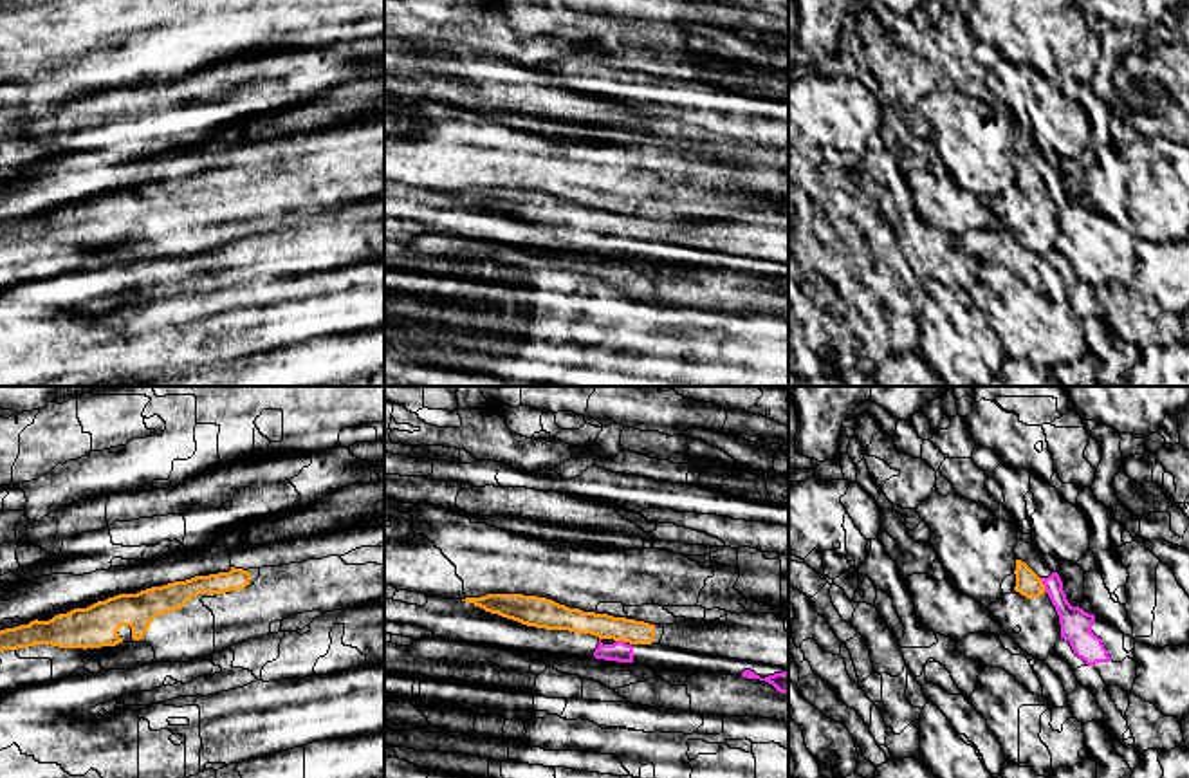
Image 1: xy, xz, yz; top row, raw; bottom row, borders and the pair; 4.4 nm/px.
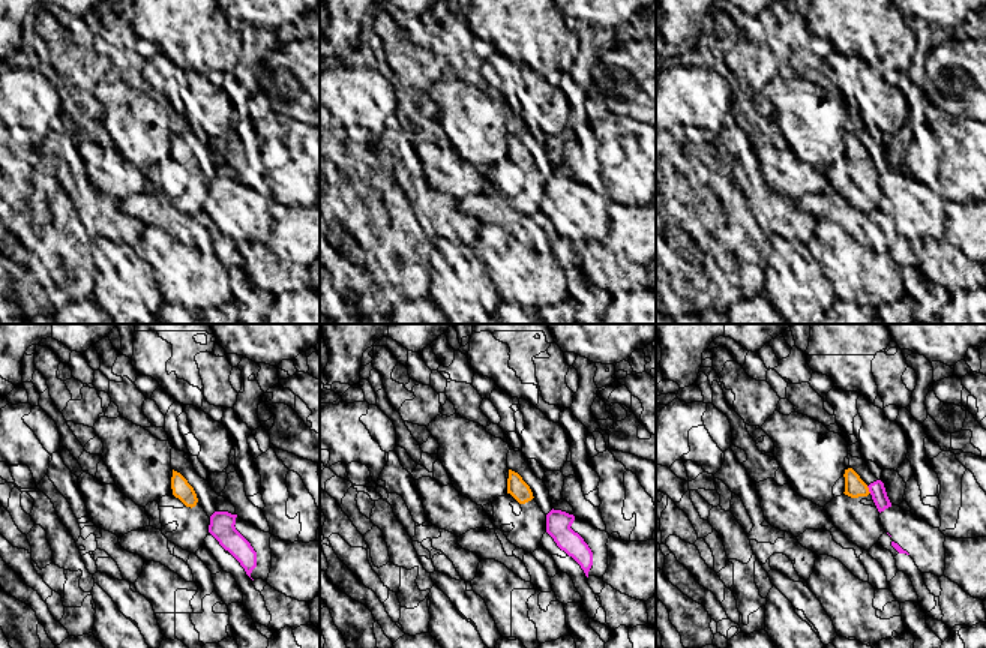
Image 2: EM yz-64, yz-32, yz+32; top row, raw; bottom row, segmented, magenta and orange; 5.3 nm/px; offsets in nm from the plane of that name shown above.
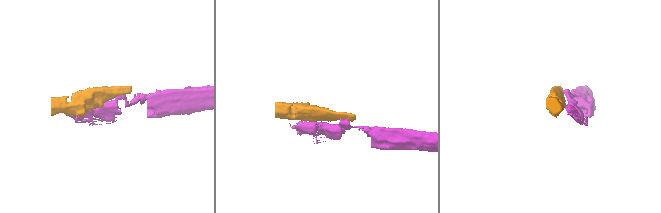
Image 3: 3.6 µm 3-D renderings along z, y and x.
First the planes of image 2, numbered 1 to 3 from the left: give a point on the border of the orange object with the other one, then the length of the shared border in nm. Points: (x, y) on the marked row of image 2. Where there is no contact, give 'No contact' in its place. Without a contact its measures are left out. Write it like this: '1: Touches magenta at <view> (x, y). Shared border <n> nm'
1: No contact
2: No contact
3: Touches magenta at yz+32 (869, 489). Shared border 50 nm

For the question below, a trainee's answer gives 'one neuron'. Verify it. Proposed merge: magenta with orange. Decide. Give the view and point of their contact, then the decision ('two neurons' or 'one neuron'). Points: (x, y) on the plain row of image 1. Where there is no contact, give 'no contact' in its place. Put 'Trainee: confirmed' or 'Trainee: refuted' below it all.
yz (1043, 179) | two neurons
Trainee: refuted

